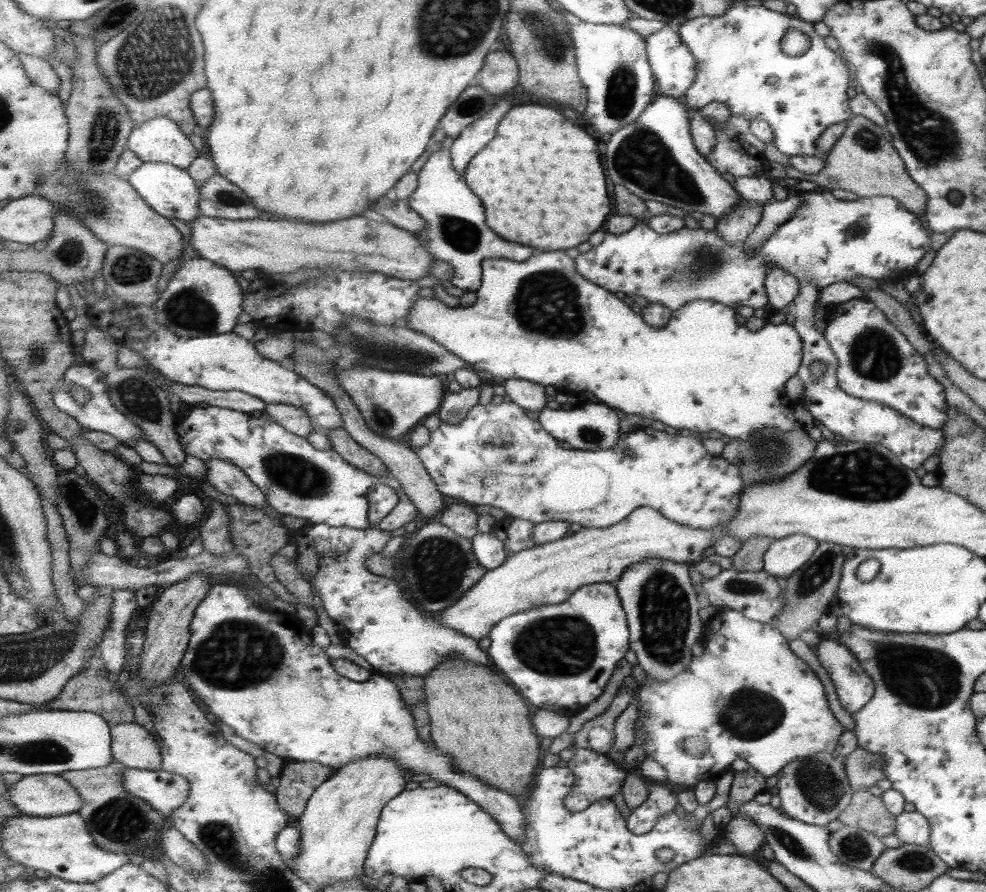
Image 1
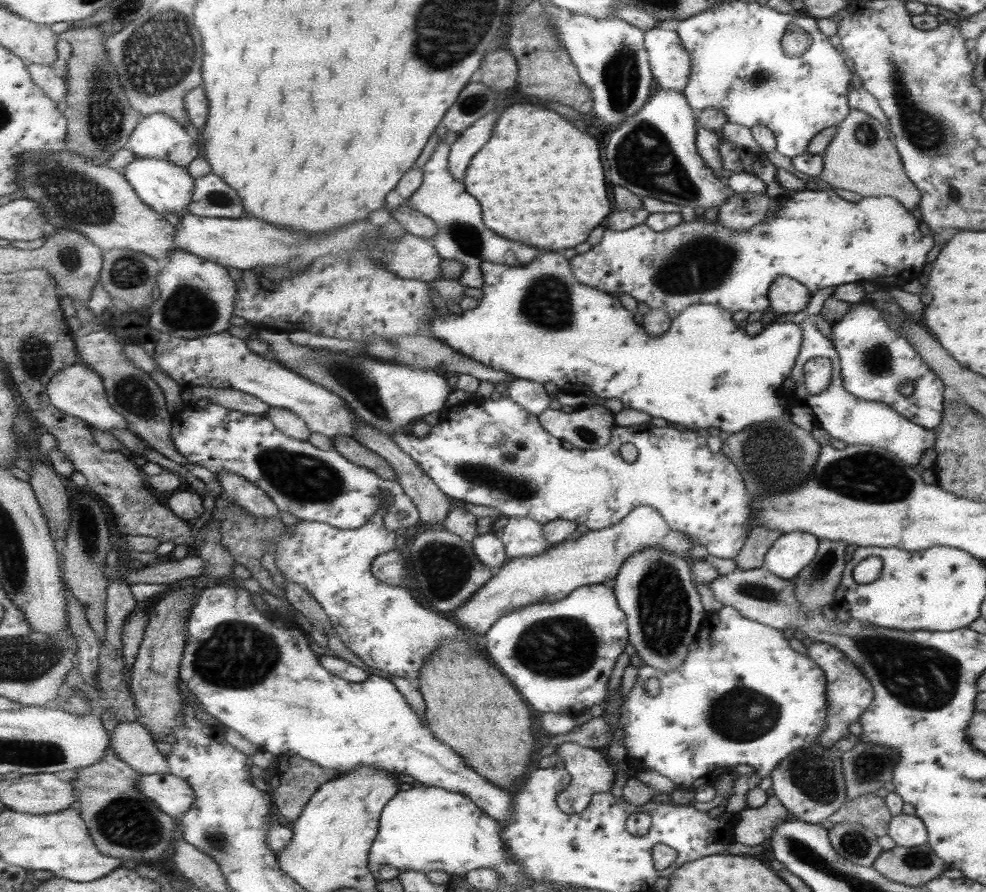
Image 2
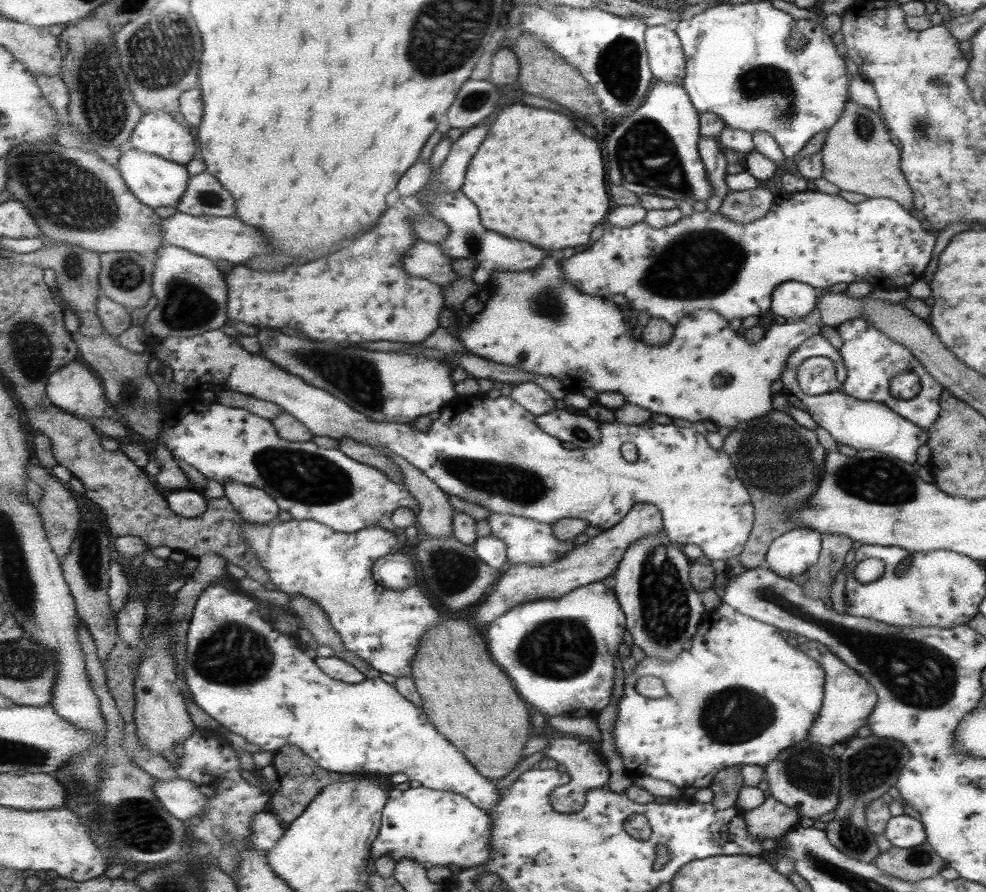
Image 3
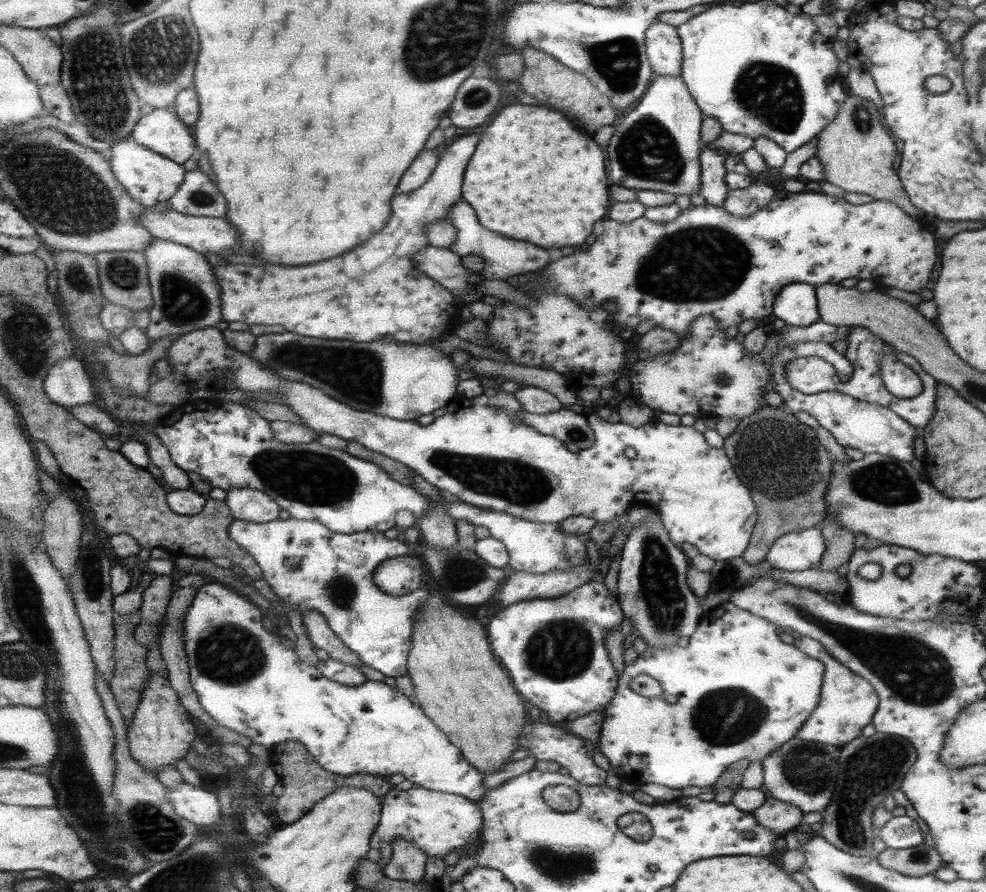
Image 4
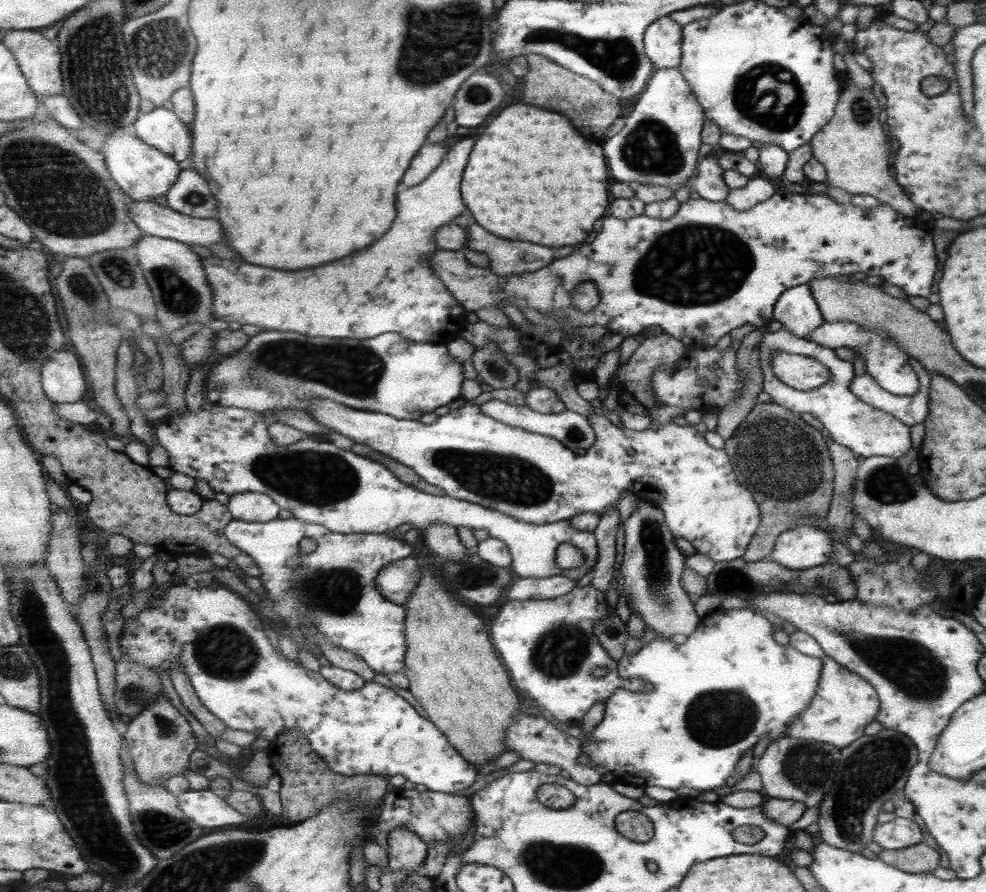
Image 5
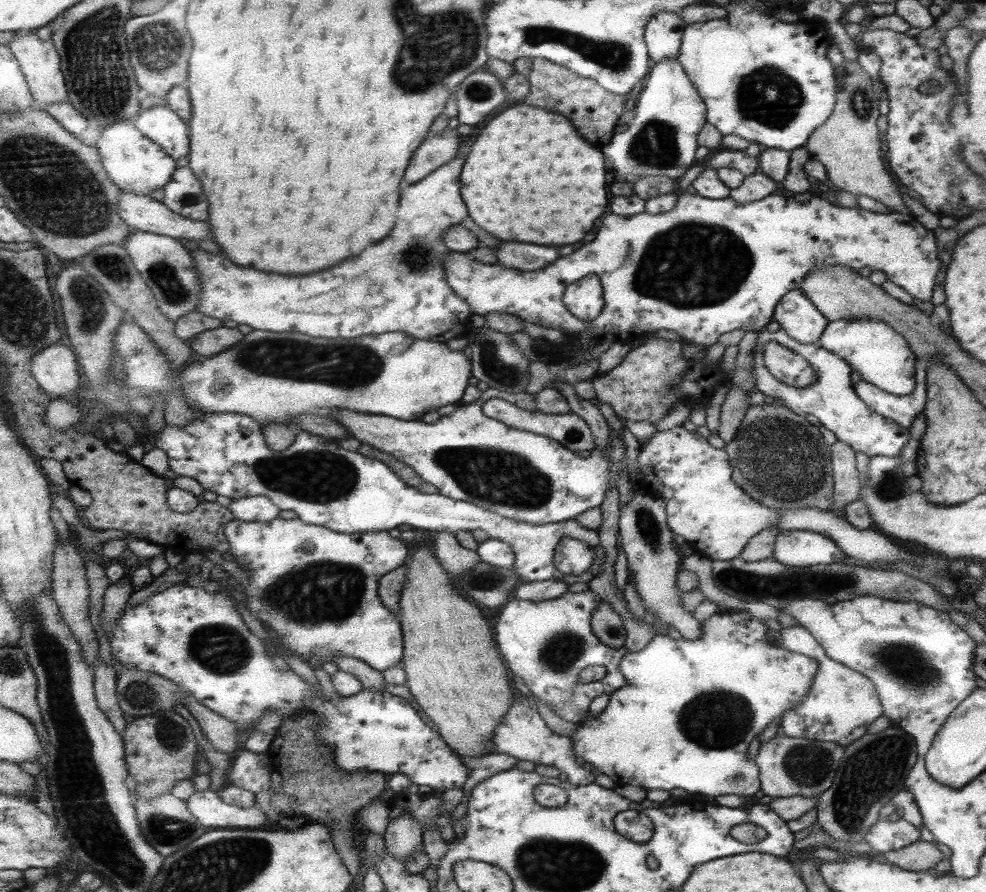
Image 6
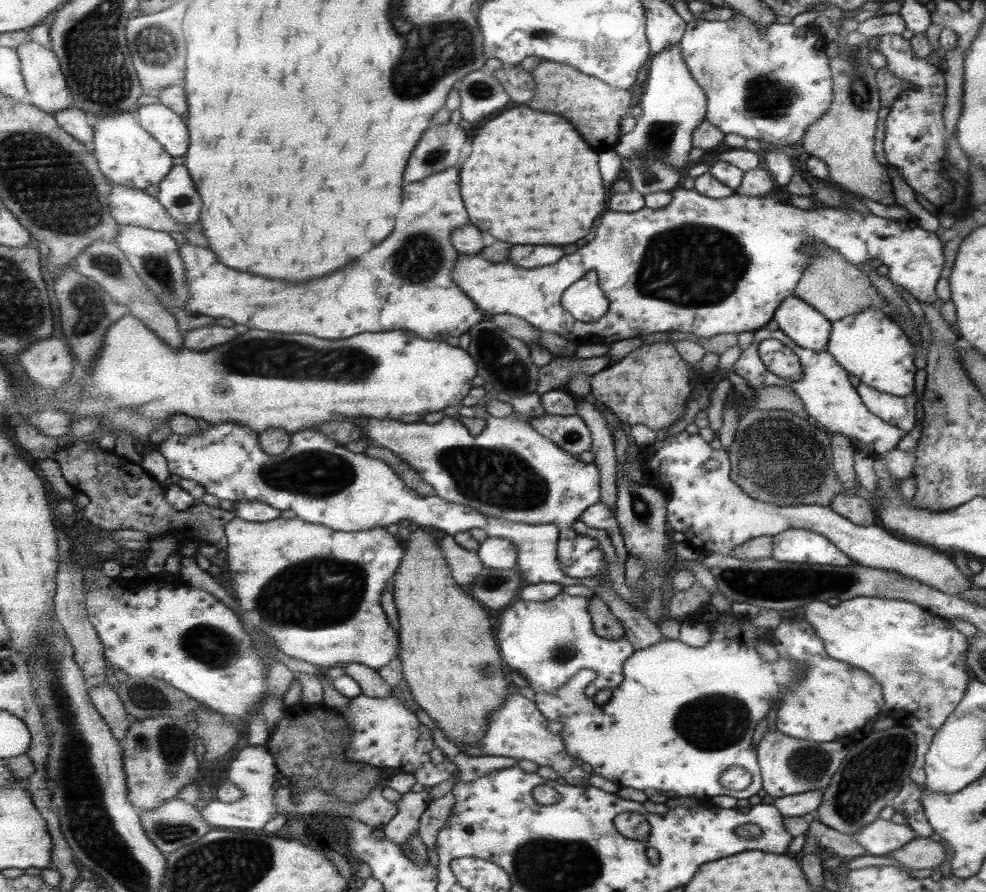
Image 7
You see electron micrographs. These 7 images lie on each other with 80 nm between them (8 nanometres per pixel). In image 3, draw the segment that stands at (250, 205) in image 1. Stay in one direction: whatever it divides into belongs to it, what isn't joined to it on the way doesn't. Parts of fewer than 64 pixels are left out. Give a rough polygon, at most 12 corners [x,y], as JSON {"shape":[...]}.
{"shape":[[210,172],[190,177],[175,208],[235,216],[235,198]]}

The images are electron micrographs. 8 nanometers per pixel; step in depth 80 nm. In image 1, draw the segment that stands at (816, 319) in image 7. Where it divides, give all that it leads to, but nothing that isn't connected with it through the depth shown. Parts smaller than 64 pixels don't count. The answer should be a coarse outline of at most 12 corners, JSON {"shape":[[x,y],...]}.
{"shape":[[771,265],[766,280],[771,306],[782,309],[798,296],[798,280]]}

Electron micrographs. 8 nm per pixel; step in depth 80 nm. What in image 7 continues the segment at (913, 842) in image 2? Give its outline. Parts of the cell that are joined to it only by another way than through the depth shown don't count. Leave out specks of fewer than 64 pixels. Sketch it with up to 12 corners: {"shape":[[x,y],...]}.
{"shape":[[877,817],[850,839],[881,856],[913,838],[904,824]]}

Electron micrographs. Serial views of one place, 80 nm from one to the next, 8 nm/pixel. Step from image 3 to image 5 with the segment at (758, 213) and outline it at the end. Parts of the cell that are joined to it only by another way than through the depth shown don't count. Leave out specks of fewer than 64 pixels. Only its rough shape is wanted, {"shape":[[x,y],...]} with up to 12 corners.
{"shape":[[755,177],[746,187],[731,189],[733,208],[751,210],[775,189],[767,178]]}

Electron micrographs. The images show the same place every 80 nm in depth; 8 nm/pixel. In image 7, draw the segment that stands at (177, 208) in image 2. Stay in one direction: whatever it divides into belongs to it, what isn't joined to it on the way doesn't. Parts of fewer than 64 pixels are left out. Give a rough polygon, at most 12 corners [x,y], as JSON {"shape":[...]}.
{"shape":[[131,110],[95,122],[112,184],[160,184],[174,158]]}

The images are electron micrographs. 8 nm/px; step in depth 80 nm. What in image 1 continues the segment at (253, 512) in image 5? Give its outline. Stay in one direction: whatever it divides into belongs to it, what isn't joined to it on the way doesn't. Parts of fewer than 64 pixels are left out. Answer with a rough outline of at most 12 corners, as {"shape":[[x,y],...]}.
{"shape":[[207,459],[204,480],[219,493],[258,509],[270,506],[236,464]]}

